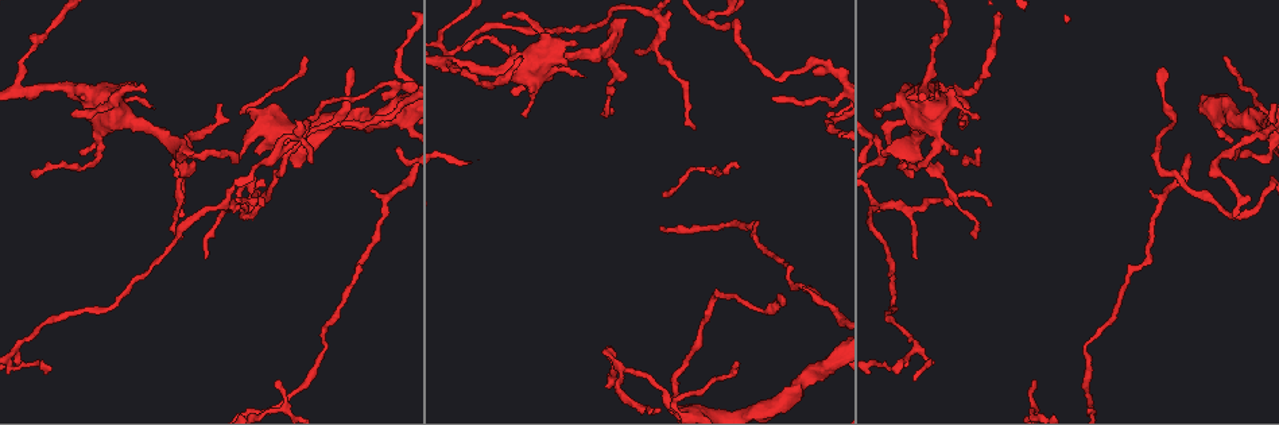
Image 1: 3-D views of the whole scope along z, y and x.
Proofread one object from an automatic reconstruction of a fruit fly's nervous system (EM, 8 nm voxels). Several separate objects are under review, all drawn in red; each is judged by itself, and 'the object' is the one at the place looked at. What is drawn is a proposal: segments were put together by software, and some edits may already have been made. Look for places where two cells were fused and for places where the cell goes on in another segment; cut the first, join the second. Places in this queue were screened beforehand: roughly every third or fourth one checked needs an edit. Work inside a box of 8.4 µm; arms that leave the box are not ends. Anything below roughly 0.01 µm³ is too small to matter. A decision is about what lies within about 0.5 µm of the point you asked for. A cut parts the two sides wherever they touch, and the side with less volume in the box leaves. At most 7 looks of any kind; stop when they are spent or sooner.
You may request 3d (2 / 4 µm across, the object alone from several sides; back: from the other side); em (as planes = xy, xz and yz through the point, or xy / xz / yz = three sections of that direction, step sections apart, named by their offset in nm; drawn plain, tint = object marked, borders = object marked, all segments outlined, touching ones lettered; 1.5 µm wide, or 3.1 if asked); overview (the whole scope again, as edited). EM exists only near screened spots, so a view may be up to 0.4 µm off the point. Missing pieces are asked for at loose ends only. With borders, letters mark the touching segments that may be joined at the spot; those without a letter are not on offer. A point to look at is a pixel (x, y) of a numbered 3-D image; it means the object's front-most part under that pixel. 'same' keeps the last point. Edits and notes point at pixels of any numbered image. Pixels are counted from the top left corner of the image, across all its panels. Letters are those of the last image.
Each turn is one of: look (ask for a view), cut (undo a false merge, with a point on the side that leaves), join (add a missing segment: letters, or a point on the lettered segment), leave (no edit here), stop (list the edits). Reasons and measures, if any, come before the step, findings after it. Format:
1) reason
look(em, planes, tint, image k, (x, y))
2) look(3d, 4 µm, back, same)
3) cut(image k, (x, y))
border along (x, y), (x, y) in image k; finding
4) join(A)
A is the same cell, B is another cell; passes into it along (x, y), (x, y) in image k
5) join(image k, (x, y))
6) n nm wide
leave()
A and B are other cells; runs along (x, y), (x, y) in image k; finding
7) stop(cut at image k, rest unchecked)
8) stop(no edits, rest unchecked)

an open end
look(3d, 2 µm, image 1, (624, 21))

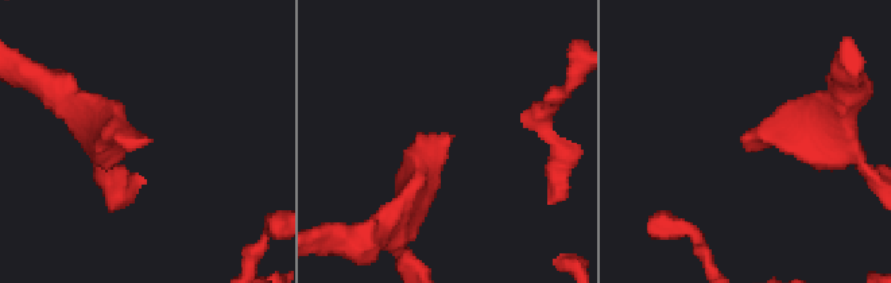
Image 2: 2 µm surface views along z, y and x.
now the EM
look(em, planes, borders, image 2, (449, 137))

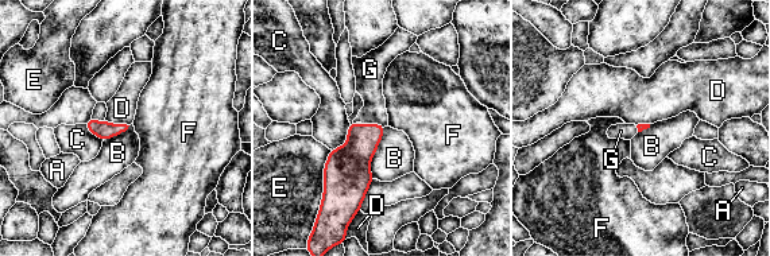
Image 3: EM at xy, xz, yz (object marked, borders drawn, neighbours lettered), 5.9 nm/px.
B touches over 340 nm
join(G)
G is the same cell, A, B, C, D, E and F are other cells; it goes on there

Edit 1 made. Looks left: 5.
look(overview)

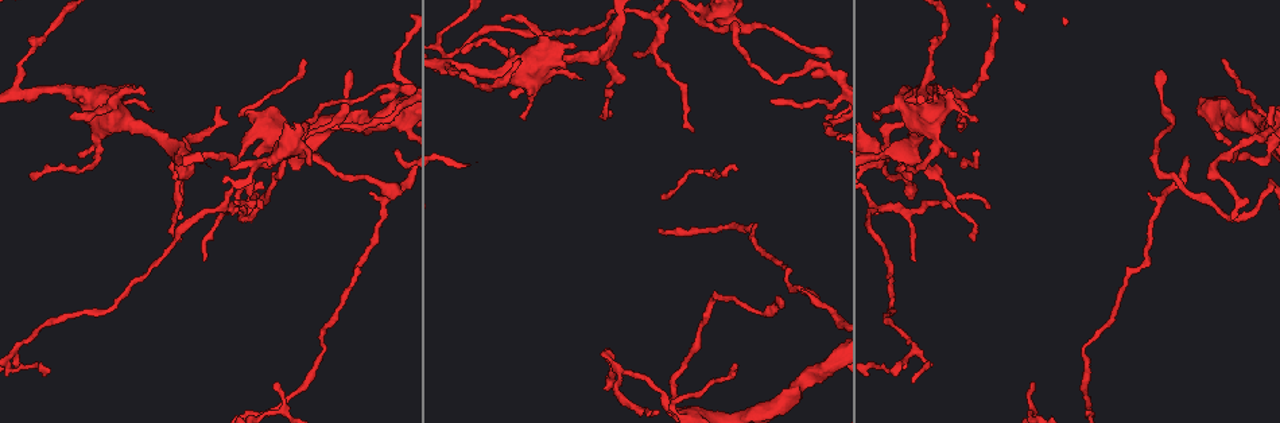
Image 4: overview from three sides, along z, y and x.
an open end
look(3d, 4 µm, back, image 4, (33, 178))

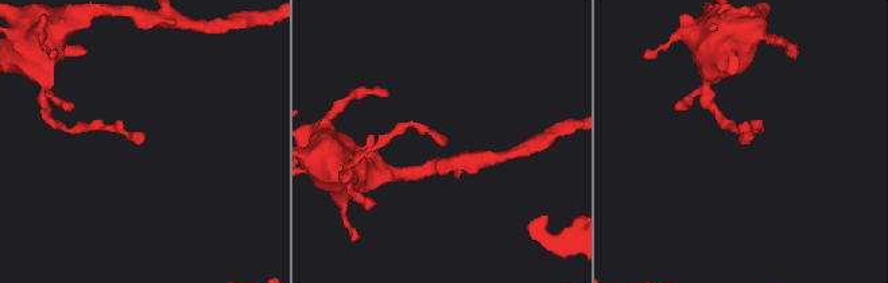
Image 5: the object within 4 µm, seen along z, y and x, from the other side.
shape alone is not enough
look(em, xy, step 4, borders, image 5, (740, 142))

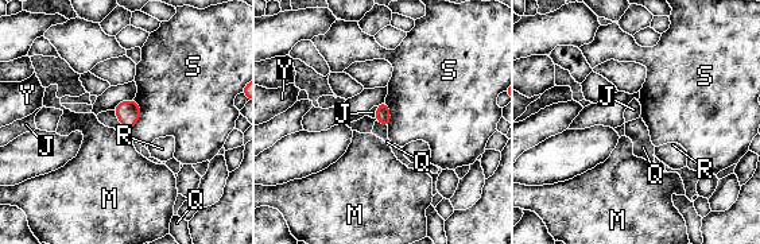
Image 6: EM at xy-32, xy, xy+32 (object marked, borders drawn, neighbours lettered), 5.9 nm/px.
cut it another way
look(em, planes, borders, same)

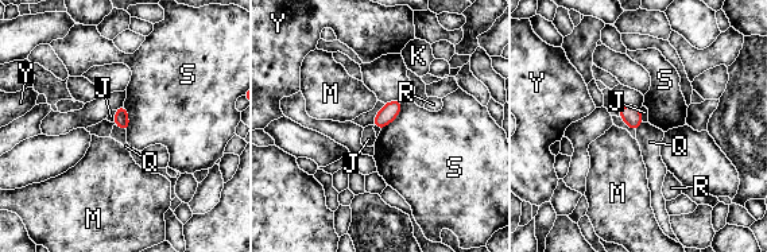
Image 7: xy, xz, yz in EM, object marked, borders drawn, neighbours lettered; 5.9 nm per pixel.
90 nm wide
leave()
J, K, M, Q, R, S and Y are other cells; border along (115, 124), (126, 132) in image 7; none of them fits

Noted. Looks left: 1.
stop(join at image 3, rest unchecked)

